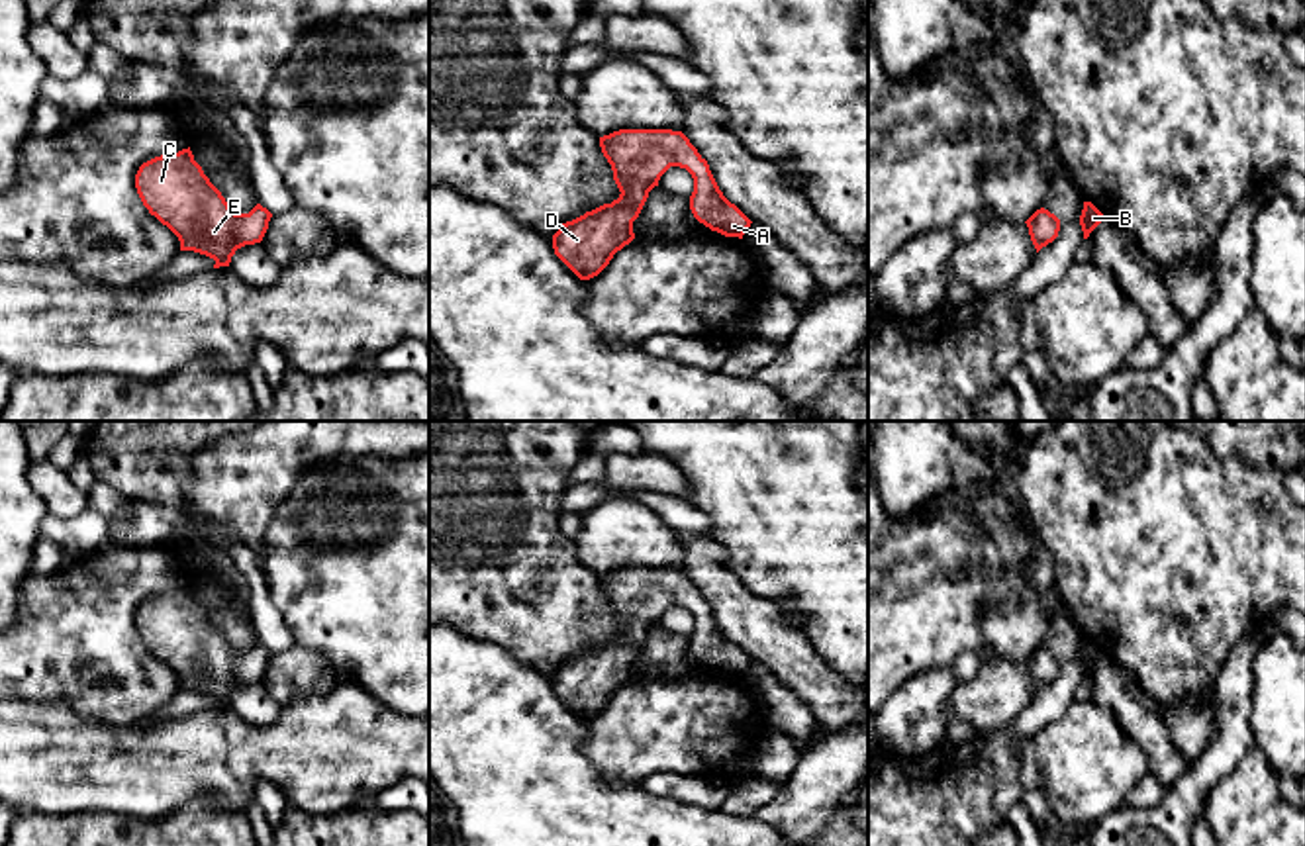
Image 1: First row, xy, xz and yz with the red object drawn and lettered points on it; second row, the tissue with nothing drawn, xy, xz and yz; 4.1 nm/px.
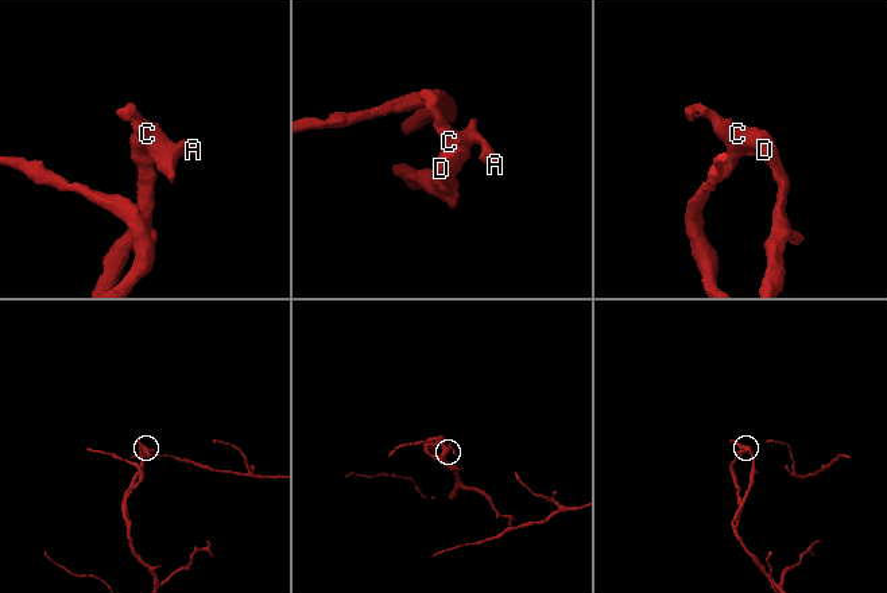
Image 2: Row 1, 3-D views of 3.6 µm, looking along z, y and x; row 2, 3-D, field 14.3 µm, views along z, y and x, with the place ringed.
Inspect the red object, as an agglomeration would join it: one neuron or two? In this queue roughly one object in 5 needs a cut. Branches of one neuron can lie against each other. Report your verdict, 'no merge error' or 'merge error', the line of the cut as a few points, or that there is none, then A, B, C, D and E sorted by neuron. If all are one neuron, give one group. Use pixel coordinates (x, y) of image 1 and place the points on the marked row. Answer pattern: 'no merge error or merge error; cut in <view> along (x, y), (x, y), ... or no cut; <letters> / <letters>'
no merge error; no cut; A B C D E

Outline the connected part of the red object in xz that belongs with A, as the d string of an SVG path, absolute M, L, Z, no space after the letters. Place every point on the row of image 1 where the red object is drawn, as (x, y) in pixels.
M619 129L600 137L600 147L611 164L619 198L562 223L553 235L555 255L580 280L598 276L635 239L633 221L670 166L692 174L690 210L700 223L739 239L750 227L752 221L723 196L707 161L682 131Z

